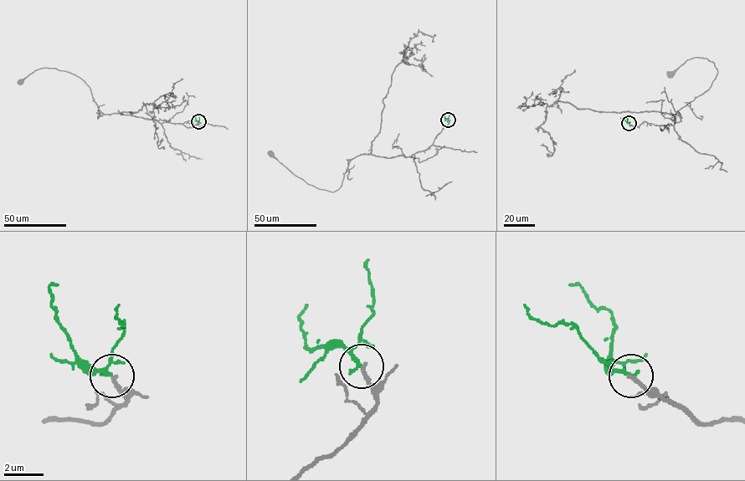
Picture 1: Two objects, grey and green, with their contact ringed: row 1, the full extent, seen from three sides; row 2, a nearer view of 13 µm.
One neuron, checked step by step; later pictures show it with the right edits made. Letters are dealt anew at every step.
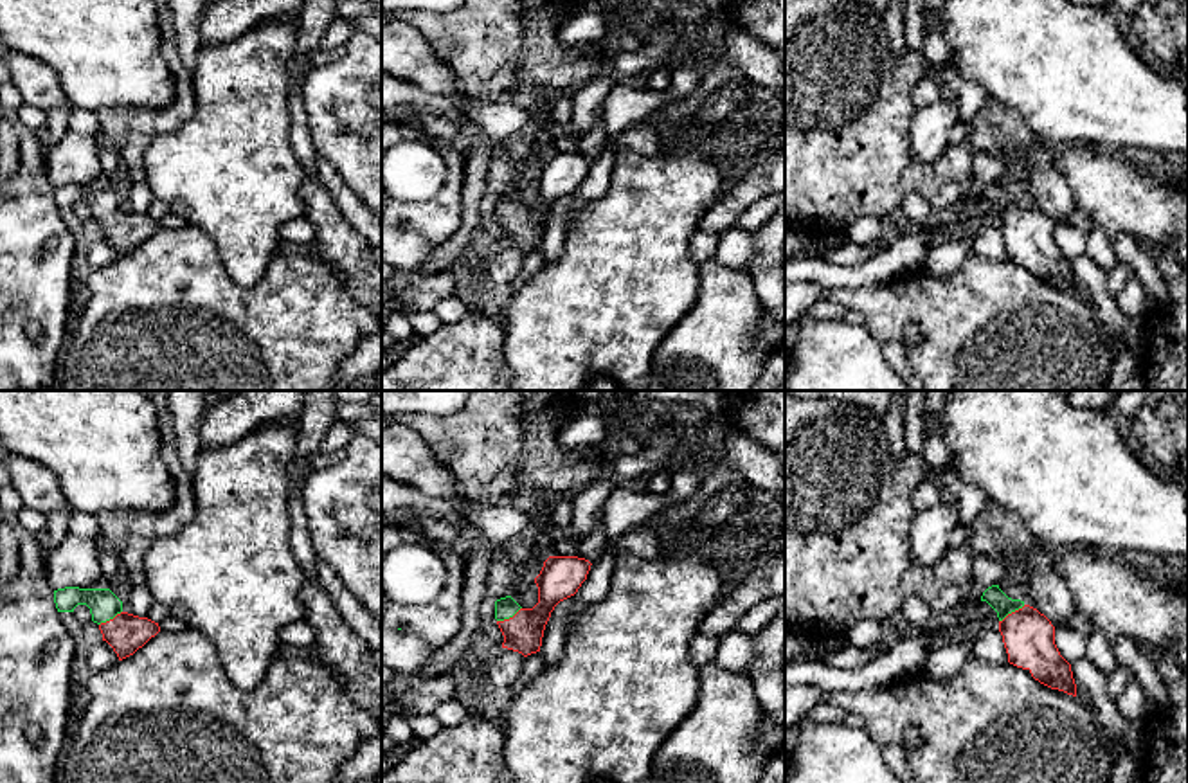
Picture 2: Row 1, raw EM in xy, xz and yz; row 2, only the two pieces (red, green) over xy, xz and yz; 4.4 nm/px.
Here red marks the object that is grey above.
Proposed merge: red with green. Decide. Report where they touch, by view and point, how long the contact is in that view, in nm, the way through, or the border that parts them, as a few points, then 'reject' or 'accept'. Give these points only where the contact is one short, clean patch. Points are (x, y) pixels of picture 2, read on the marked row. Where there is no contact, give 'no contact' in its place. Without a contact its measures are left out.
meets red in yz at (1012, 612); contact 140 nm long; runs through yz (1028, 636), (1012, 612), (994, 596); accept

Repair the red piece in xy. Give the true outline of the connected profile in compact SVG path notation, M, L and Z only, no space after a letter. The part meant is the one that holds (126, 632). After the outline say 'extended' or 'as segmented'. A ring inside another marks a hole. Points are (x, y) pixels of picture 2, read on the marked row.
M58 589L54 603L58 612L74 612L77 605L86 605L103 641L113 648L119 661L133 655L160 632L158 623L124 612L122 601L110 589Z | extended

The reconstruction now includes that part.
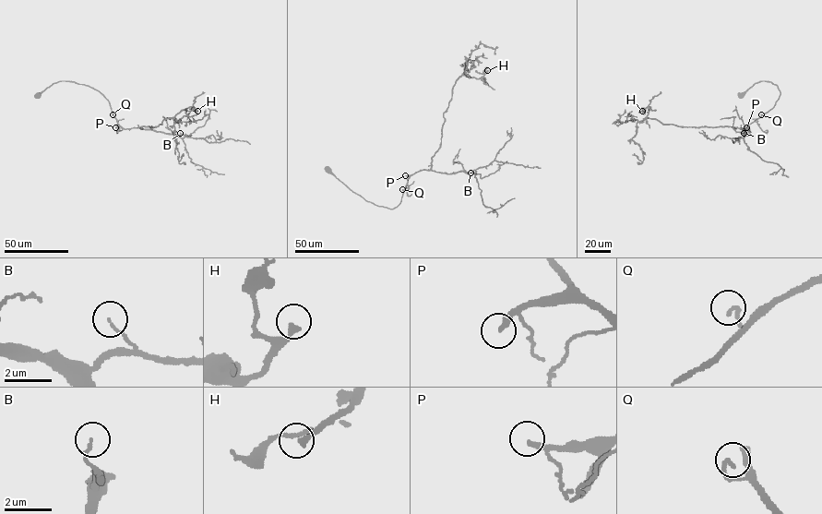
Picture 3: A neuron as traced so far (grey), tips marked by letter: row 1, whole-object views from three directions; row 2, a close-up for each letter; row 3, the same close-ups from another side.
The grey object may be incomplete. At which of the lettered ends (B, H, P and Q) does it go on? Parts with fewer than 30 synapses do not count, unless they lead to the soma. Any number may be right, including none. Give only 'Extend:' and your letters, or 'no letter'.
Extend: H

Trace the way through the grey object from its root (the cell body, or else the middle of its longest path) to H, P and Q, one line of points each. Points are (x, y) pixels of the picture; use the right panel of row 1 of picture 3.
H: (741, 95), (760, 81), (780, 92), (774, 106), (744, 128), (662, 124), (647, 117), (649, 107), (642, 111)
P: (741, 95), (760, 81), (770, 81), (780, 92), (774, 106), (746, 127)
Q: (741, 95), (760, 81), (777, 85), (780, 92), (779, 99), (773, 108), (761, 114)

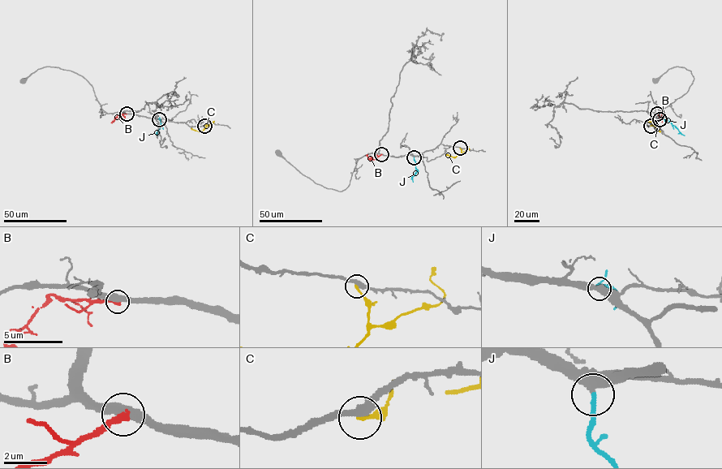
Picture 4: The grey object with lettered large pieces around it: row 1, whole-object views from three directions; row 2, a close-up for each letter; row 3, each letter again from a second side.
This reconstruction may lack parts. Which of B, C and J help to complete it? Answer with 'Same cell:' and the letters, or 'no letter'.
Same cell: J

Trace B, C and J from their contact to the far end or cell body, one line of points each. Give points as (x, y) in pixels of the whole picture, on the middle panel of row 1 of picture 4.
B: (381, 154), (373, 159), (370, 159), (367, 154)
C: (460, 148), (461, 152), (457, 155), (446, 155)
J: (414, 157), (417, 172), (413, 177), (413, 182)

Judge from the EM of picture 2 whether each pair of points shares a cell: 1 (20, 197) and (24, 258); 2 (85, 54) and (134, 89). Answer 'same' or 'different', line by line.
1: same
2: same

